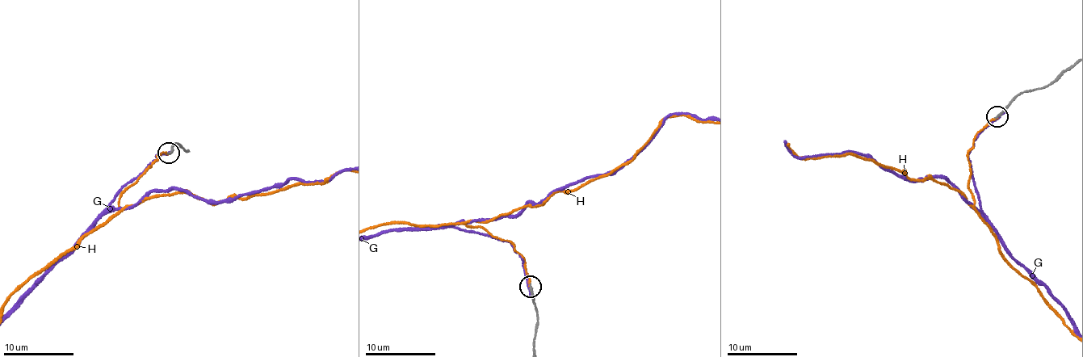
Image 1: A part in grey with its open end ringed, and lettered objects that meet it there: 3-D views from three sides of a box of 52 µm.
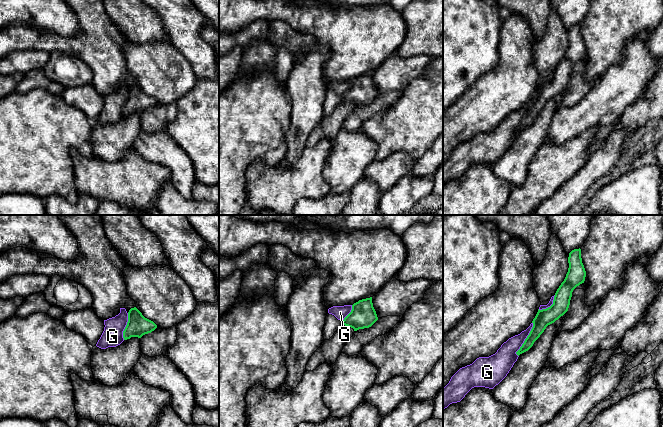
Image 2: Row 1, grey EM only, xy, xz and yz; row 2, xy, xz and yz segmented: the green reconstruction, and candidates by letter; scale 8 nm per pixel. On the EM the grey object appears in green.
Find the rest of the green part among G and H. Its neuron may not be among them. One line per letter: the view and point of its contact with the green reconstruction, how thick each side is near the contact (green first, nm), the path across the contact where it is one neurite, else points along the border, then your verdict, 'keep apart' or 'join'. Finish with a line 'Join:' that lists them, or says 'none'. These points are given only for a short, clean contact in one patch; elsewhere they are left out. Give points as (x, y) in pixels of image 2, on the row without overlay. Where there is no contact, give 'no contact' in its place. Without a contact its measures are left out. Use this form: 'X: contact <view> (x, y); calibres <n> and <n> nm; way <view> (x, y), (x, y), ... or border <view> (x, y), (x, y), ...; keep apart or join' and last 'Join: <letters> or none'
G: contact yz (525, 115); calibres 140 and 180 nm; keep apart
H: no contact; join
Join: H

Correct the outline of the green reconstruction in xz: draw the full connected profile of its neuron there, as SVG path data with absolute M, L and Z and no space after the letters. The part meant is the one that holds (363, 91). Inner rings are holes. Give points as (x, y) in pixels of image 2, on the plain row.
M370 73L354 79L351 88L344 94L342 100L357 107L371 103L377 96L372 73Z

